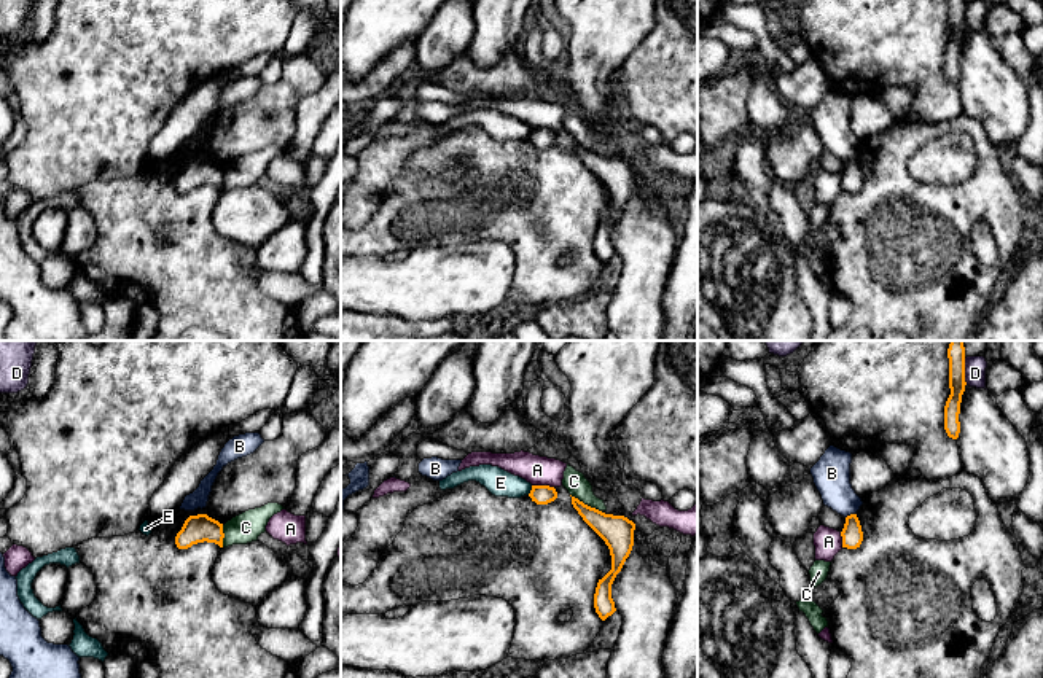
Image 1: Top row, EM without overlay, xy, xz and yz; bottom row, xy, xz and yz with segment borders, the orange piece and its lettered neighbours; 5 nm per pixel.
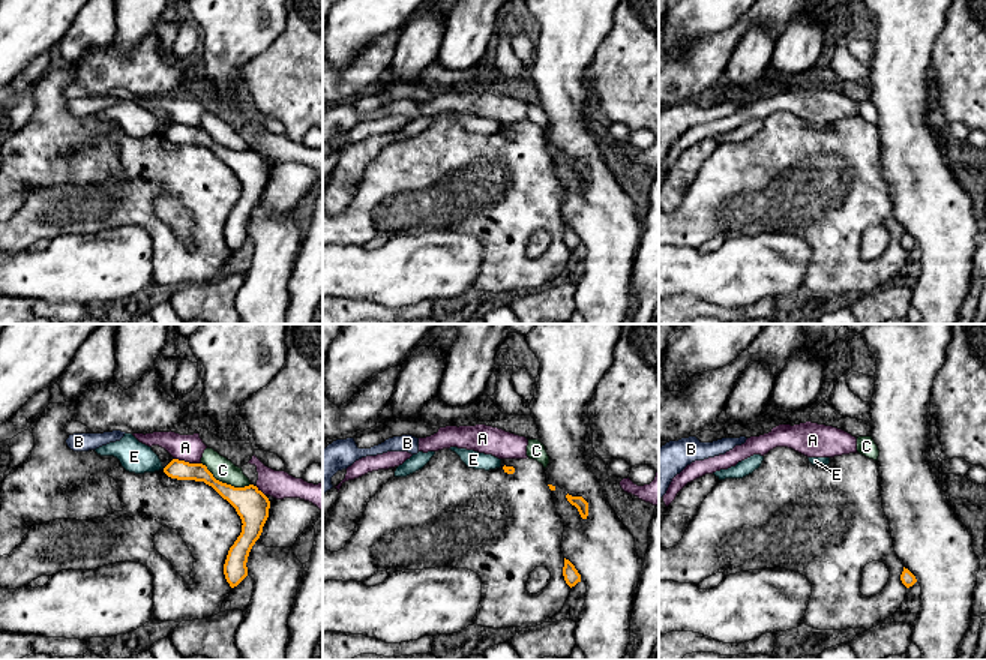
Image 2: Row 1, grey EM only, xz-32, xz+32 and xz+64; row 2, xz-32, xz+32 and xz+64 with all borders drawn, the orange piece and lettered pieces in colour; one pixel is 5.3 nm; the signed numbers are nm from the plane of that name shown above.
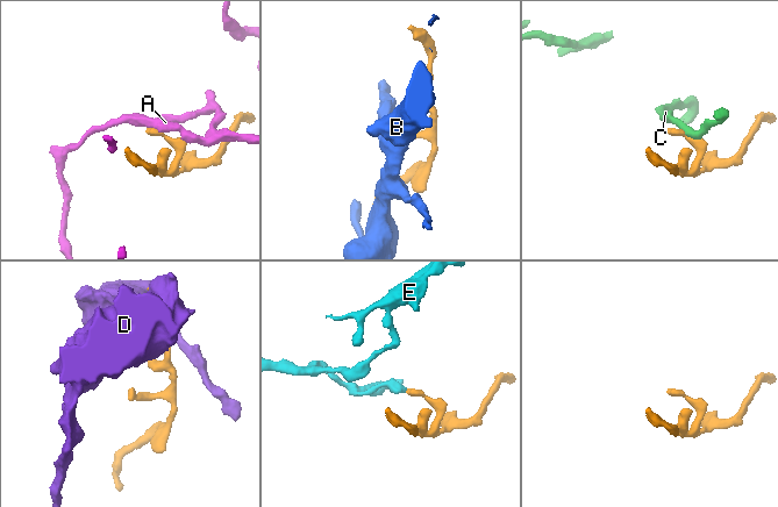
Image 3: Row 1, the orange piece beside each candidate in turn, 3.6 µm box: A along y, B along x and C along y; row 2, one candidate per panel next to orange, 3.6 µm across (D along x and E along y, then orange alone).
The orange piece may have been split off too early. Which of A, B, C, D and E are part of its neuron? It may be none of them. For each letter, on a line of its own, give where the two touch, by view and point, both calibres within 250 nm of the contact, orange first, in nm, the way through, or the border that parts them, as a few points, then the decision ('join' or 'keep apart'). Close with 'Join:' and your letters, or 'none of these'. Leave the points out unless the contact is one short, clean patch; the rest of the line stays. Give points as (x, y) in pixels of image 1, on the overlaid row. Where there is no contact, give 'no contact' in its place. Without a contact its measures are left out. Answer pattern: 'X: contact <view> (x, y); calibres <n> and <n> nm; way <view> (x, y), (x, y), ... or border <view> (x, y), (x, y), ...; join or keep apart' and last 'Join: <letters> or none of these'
A: contact xz (543, 486); calibres 100 and 150 nm; keep apart
B: contact yz (851, 514); calibres 110 and 190 nm; border yz (855, 513), (846, 518); keep apart
C: contact xz (586, 505); calibres 160 and 110 nm; border xz (570, 494), (601, 511); keep apart
D: contact yz (964, 371); calibres 90 and 110 nm; keep apart
E: contact xz (531, 490); calibres 100 and 140 nm; border xz (532, 486), (527, 494); keep apart
Join: none of these

